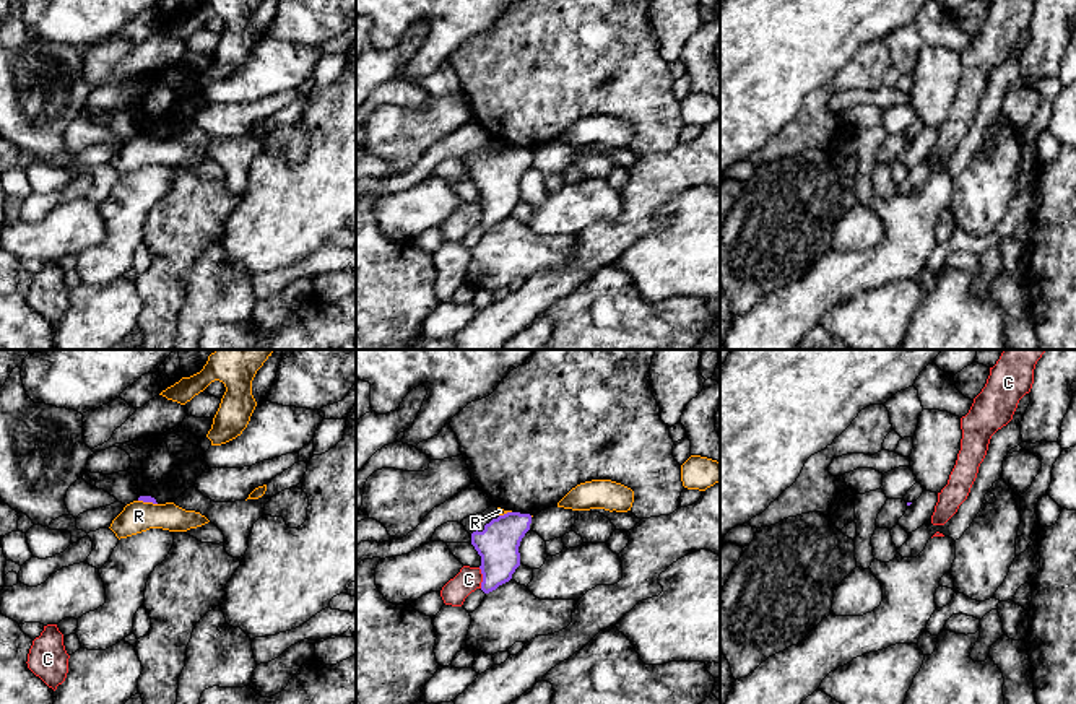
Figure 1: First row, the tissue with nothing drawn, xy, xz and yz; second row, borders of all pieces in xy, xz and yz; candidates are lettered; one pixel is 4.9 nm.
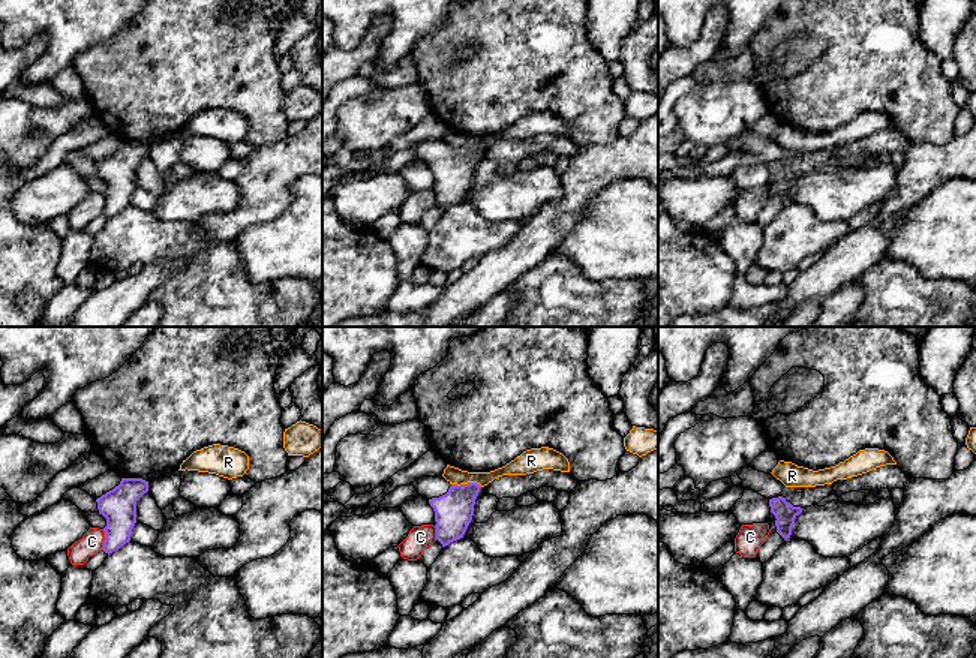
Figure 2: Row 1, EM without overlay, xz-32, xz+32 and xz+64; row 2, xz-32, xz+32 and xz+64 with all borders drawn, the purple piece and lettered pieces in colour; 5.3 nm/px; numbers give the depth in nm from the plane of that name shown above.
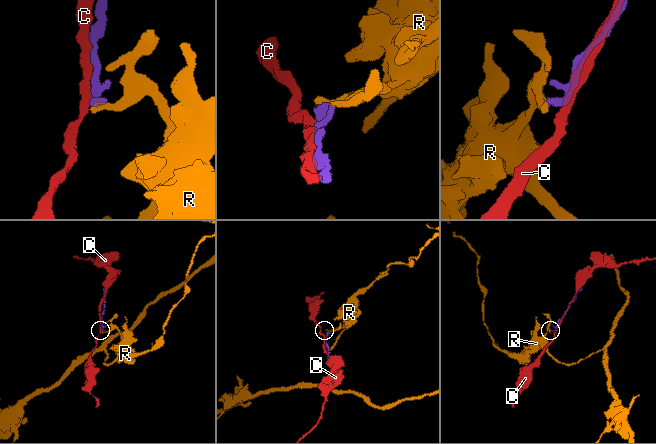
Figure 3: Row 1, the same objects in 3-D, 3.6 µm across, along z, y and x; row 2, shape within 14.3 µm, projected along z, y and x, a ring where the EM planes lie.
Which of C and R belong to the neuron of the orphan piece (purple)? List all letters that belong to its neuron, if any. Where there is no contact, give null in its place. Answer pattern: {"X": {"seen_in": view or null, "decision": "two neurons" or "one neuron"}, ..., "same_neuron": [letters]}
{"C": {"seen_in": "xz", "decision": "two neurons"}, "R": {"seen_in": "xy", "decision": "two neurons"}, "same_neuron": []}

